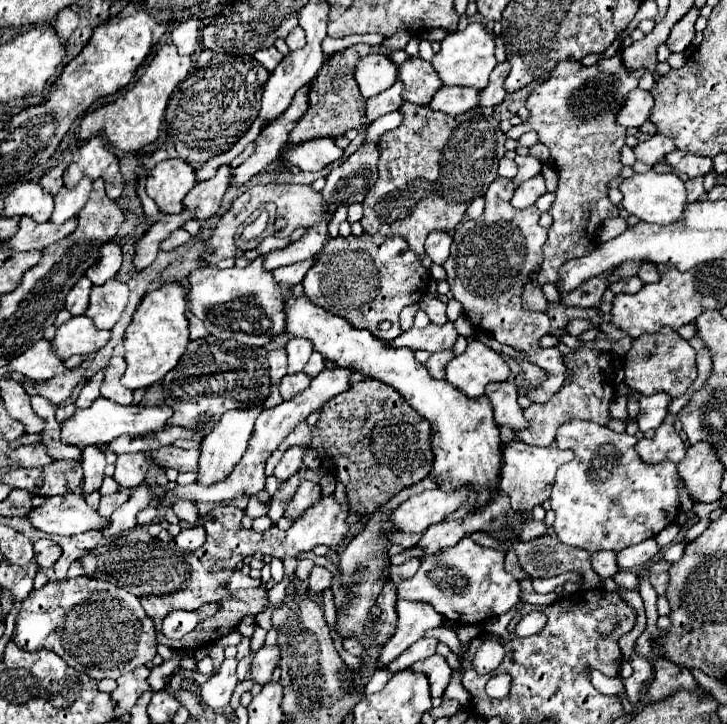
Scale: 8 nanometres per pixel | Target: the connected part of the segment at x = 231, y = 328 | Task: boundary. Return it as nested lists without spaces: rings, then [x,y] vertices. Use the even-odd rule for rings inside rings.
[[[257,257],[247,267],[219,269],[215,265],[199,267],[187,277],[187,301],[207,331],[219,339],[235,339],[245,345],[263,347],[277,335],[285,333],[283,305],[293,289],[281,289],[273,275],[263,269],[263,259]]]

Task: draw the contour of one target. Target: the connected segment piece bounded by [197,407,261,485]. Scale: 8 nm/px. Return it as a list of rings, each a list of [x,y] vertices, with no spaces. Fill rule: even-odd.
[[[261,407],[249,409],[249,411],[227,411],[215,429],[201,441],[201,457],[199,457],[199,469],[197,469],[197,483],[201,485],[215,485],[225,481],[233,467],[241,461],[241,455],[245,453],[245,447],[253,435],[253,425],[257,415],[261,413]]]

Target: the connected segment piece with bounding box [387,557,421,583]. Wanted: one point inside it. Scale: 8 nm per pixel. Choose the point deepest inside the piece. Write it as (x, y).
(396, 573)

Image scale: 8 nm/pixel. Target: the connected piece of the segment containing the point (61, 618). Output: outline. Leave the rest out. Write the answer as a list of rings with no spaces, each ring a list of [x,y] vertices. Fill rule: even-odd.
[[[77,577],[77,579],[61,579],[61,581],[49,581],[43,589],[33,589],[29,597],[21,603],[21,609],[17,613],[17,625],[13,641],[25,649],[25,651],[39,651],[39,649],[51,649],[55,651],[69,667],[75,671],[87,673],[89,677],[101,681],[101,679],[119,679],[125,673],[131,673],[135,667],[147,665],[157,655],[157,639],[155,639],[155,627],[153,619],[143,611],[139,599],[101,579],[91,577]]]

